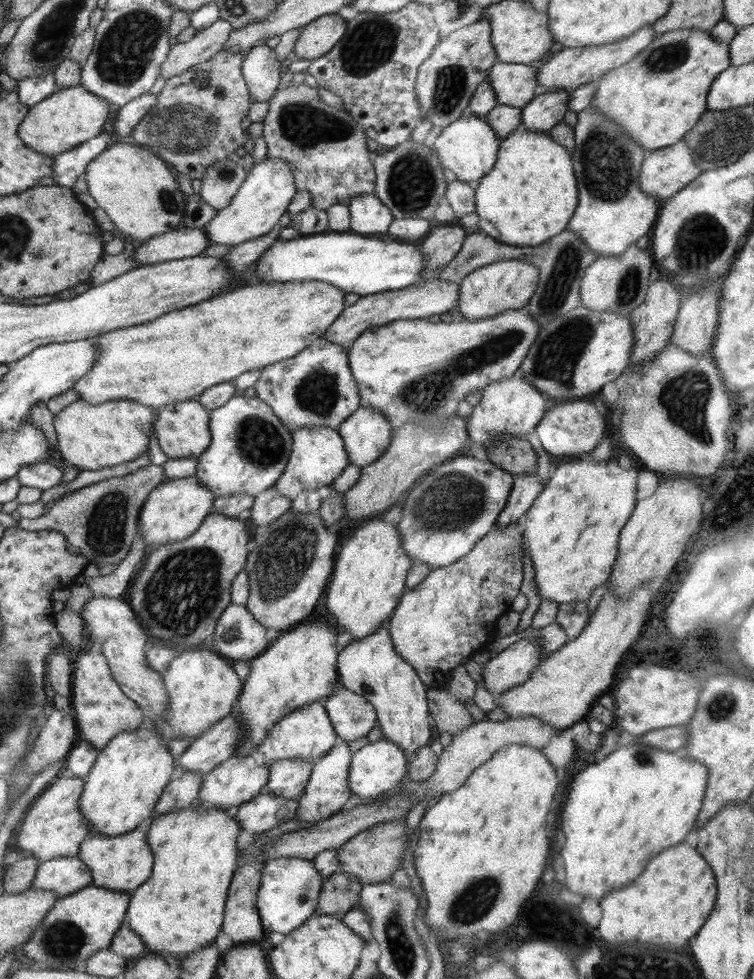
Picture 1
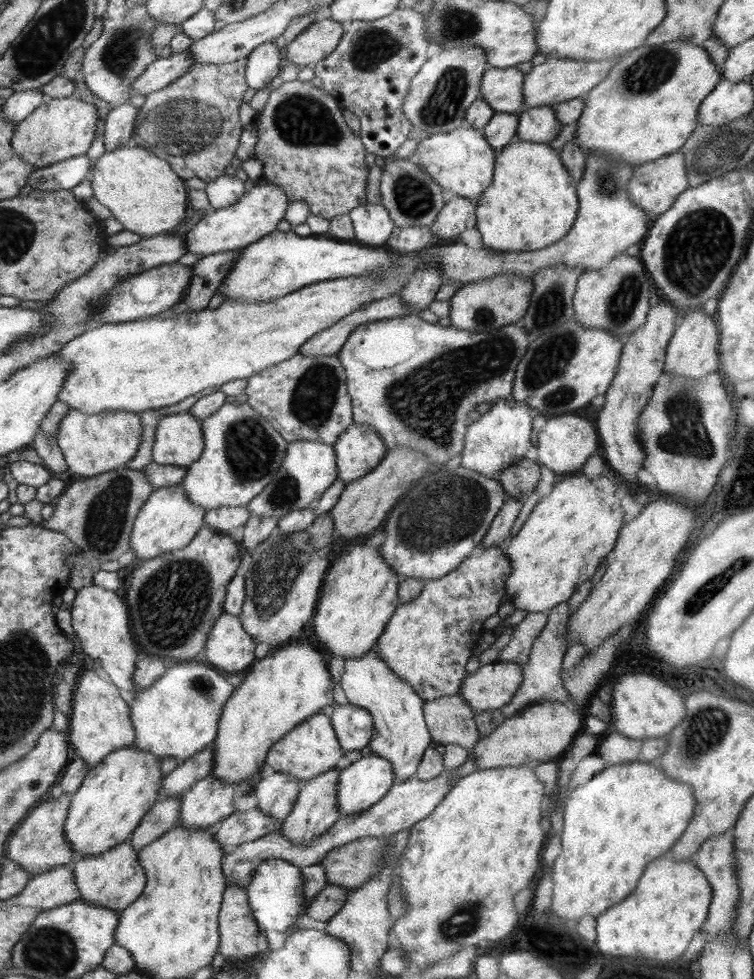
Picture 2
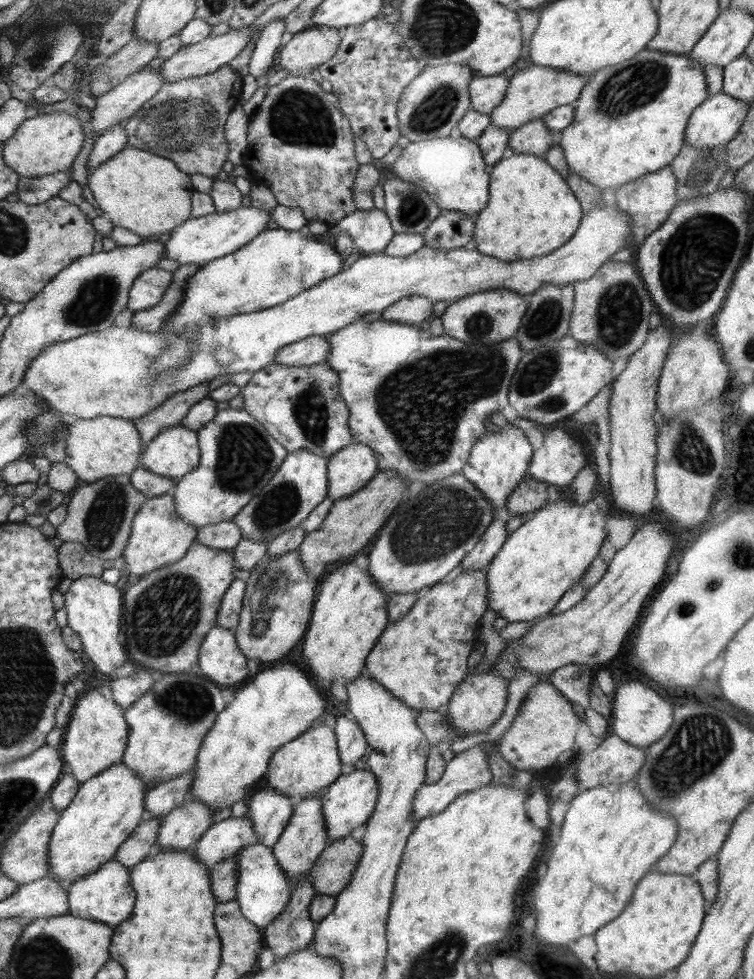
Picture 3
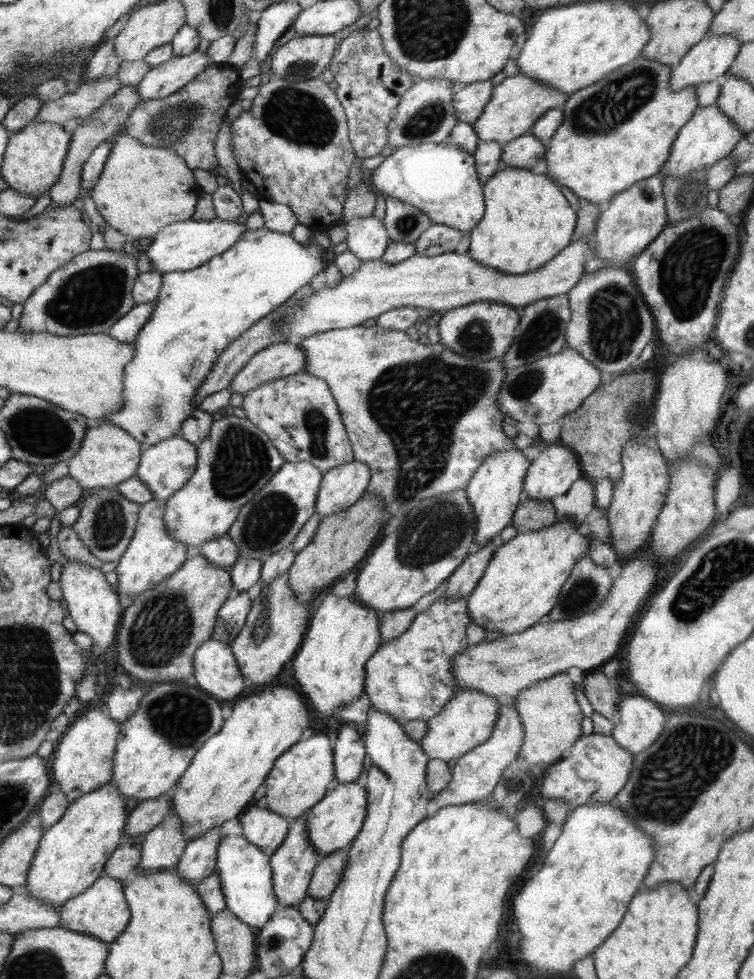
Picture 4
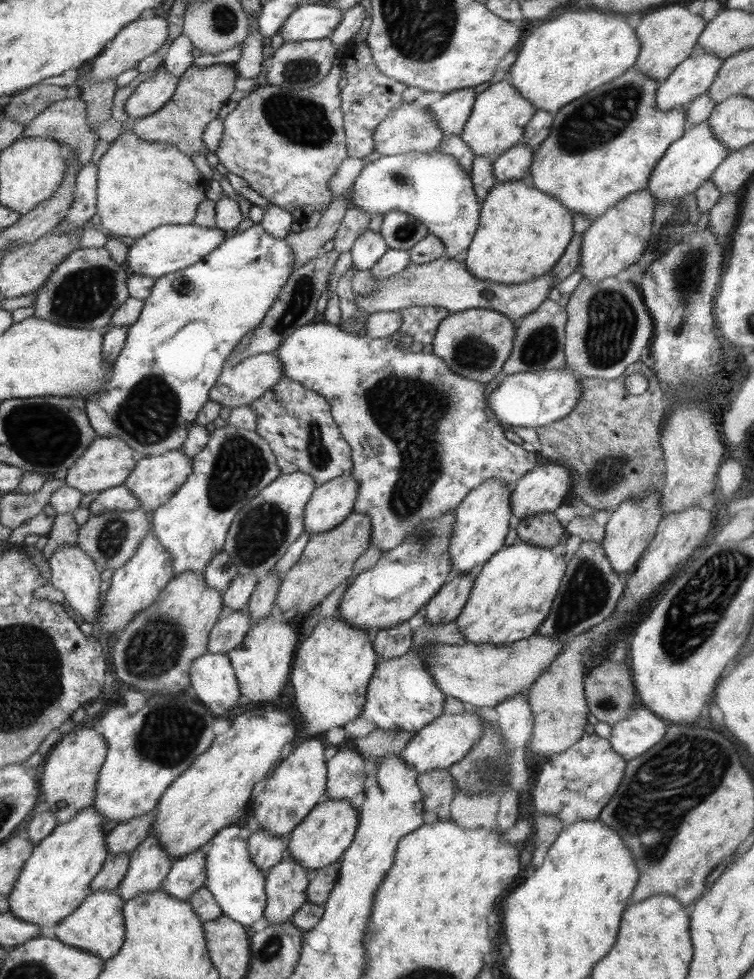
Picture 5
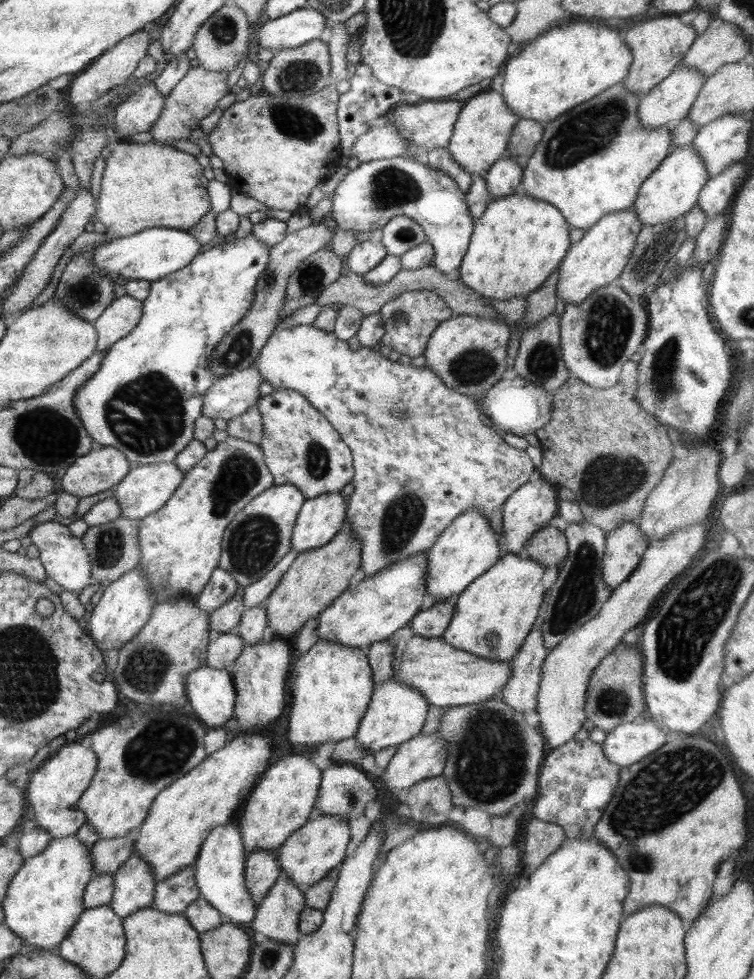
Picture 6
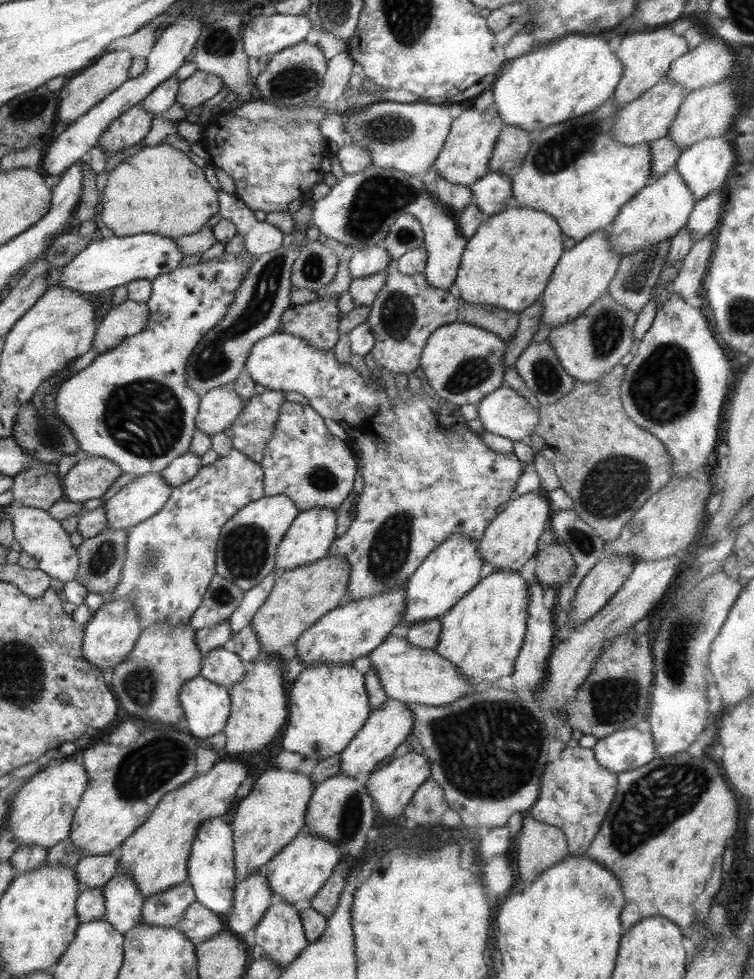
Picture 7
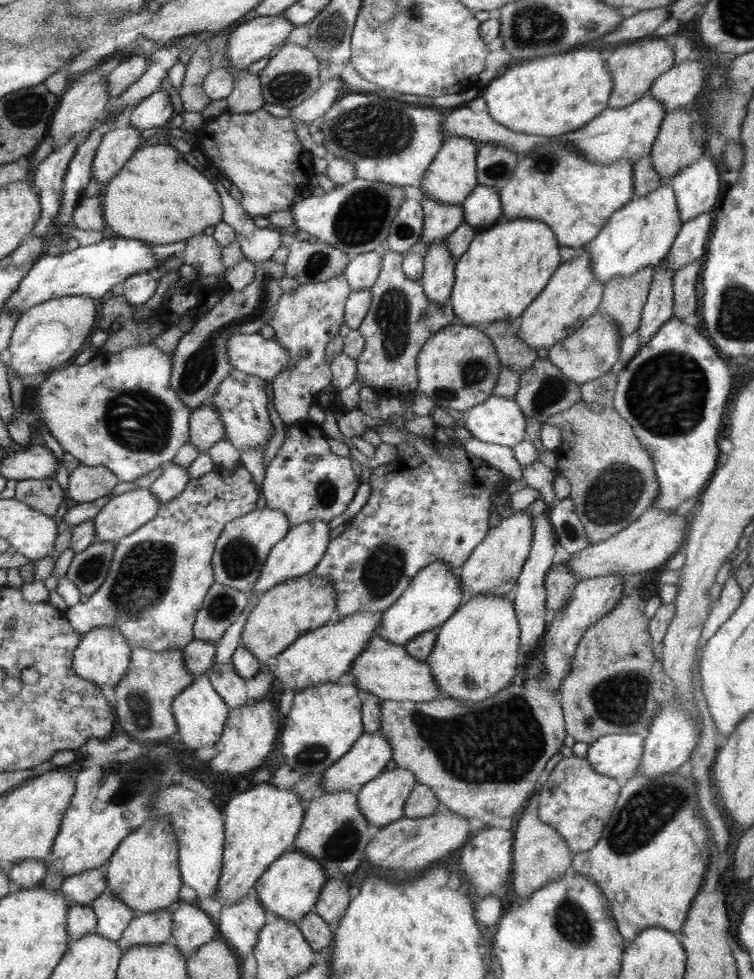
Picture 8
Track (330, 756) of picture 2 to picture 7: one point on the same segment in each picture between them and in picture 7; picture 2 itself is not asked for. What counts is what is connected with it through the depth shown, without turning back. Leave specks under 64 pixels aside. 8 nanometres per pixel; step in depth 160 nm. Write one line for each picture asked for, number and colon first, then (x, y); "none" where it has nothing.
3: (301, 768)
4: (297, 781)
5: (293, 789)
6: (282, 801)
7: (273, 813)

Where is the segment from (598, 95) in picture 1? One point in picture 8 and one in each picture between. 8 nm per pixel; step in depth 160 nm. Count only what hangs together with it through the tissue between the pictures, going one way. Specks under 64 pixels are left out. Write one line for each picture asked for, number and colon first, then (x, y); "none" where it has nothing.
2: (646, 107)
3: (630, 119)
4: (619, 130)
5: (602, 147)
6: (592, 160)
7: (582, 180)
8: (555, 184)

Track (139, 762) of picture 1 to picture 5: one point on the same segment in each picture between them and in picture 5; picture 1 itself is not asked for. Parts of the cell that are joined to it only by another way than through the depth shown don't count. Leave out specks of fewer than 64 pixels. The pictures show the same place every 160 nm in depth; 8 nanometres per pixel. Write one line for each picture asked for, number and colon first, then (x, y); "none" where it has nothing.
2: (109, 801)
3: (97, 816)
4: (79, 838)
5: (55, 880)

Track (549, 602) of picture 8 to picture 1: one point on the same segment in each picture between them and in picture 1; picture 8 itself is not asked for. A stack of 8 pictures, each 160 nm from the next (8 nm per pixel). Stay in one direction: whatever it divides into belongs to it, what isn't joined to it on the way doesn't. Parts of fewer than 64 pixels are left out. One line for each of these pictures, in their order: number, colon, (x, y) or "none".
1: (514, 454)
2: (520, 479)
3: (530, 495)
4: (532, 513)
5: (544, 529)
6: (548, 546)
7: (555, 565)

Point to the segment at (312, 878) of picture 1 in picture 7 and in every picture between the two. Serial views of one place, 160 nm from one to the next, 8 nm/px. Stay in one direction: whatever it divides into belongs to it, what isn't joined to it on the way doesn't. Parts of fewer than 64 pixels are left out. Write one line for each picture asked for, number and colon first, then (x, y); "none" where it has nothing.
2: (275, 894)
3: (263, 890)
4: (245, 872)
5: (238, 886)
6: (219, 867)
7: (211, 871)

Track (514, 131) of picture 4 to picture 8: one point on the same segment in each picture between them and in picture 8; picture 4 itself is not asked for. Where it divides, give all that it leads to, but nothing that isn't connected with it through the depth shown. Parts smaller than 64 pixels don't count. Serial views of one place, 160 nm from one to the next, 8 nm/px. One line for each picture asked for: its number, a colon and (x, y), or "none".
5: (499, 114)
6: (485, 123)
7: (464, 157)
8: (451, 177)

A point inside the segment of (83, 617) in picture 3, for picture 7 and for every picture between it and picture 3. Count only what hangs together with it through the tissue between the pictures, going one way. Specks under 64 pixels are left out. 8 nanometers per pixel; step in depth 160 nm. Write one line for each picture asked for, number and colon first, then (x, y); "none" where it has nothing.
4: (93, 605)
5: (73, 572)
6: (65, 558)
7: (40, 535)

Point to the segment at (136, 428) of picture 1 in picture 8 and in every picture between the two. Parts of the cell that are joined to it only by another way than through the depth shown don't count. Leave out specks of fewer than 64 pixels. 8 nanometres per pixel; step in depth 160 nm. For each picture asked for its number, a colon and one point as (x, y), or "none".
2: (92, 444)
3: (96, 448)
4: (108, 455)
5: (108, 461)
6: (104, 467)
7: (91, 477)
8: (86, 483)

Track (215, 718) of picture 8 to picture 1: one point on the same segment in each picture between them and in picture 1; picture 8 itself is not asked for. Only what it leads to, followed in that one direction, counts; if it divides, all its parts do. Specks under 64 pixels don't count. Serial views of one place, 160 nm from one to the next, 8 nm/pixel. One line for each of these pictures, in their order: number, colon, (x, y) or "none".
1: (238, 635)
2: (230, 649)
3: (220, 659)
4: (217, 672)
5: (212, 676)
6: (211, 695)
7: (206, 706)

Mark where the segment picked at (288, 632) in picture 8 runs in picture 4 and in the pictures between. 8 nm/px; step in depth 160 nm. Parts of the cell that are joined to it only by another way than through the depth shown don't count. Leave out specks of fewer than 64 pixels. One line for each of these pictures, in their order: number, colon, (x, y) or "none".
4: (341, 542)
5: (327, 559)
6: (317, 577)
7: (299, 597)

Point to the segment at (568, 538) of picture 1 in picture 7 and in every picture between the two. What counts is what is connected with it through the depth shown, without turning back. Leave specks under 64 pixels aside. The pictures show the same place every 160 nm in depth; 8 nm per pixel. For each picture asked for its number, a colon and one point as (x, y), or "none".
2: (570, 533)
3: (538, 562)
4: (520, 586)
5: (513, 591)
6: (494, 613)
7: (482, 634)

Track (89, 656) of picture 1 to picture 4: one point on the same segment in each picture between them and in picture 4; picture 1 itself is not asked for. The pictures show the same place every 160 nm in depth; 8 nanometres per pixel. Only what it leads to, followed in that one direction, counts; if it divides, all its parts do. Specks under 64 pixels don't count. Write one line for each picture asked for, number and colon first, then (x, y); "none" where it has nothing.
2: (100, 723)
3: (95, 738)
4: (83, 760)

